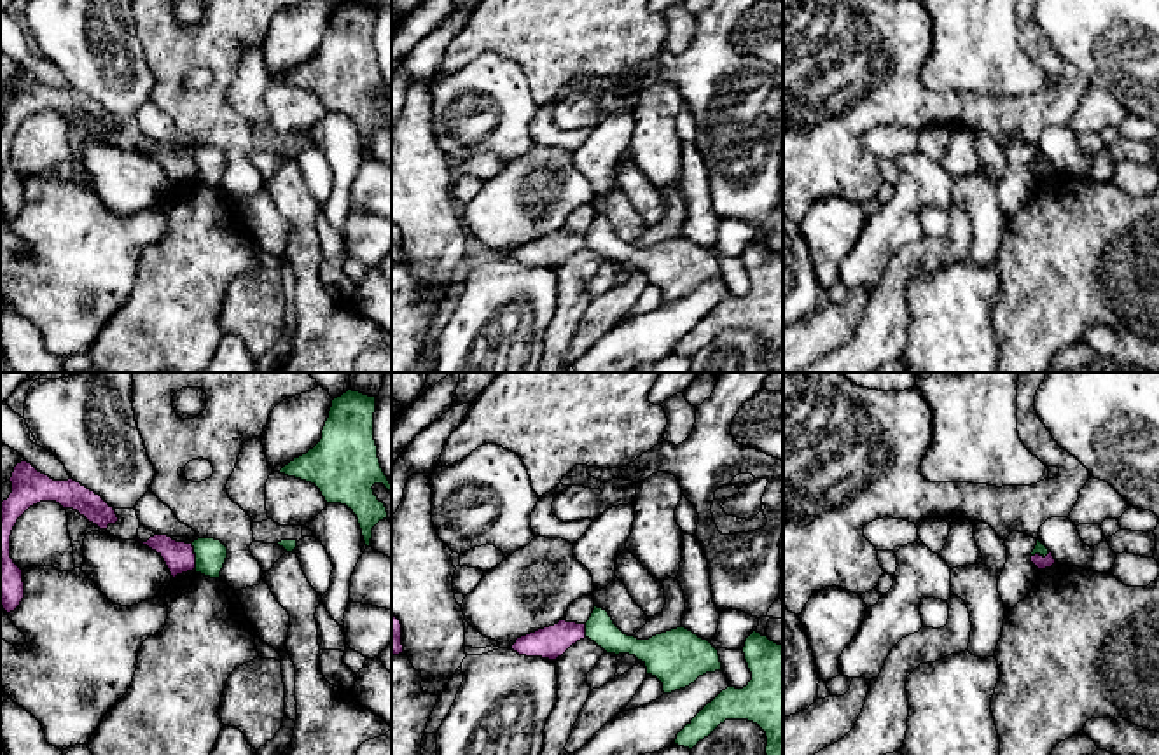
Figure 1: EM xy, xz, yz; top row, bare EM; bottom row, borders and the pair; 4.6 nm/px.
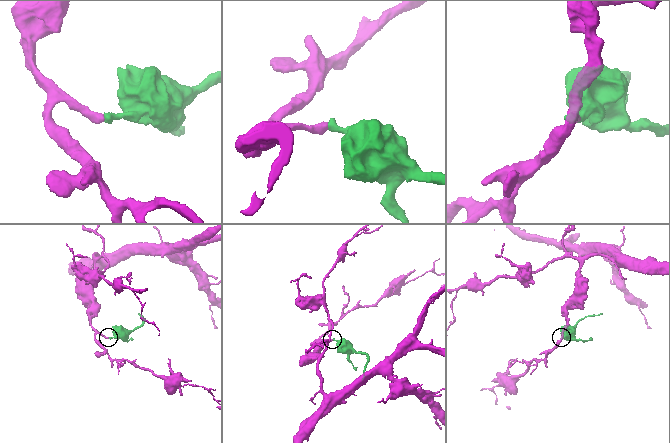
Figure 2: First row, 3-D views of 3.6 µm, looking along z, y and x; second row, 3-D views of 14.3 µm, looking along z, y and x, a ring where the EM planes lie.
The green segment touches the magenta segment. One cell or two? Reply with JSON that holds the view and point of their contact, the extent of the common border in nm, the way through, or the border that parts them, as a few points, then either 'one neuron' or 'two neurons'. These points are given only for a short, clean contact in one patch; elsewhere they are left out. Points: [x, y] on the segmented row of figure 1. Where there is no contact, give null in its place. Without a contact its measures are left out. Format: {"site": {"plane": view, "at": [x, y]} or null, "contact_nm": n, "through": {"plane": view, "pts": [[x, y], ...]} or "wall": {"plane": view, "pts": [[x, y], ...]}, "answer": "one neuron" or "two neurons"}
{"site": {"plane": "xy", "at": [196, 556]}, "contact_nm": 120, "answer": "two neurons"}

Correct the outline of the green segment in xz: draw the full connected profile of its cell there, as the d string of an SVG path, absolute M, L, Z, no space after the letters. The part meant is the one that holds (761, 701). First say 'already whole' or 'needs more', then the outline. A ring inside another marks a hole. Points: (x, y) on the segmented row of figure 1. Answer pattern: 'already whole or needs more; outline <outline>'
already whole; outline M753 631L743 647L752 673L746 687L727 687L708 703L678 734L675 745L692 750L725 720L748 720L757 724L767 738L766 755L783 755L783 645Z

